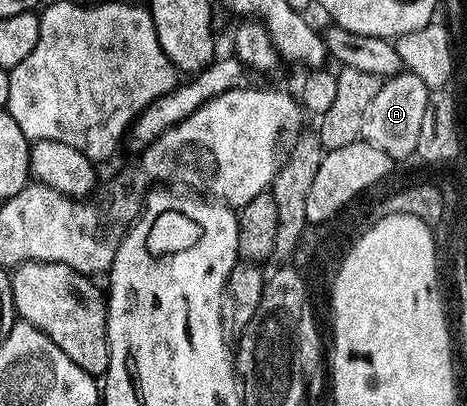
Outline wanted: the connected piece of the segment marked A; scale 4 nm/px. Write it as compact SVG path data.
M405 70L383 79L376 99L368 105L368 111L364 114L362 139L376 146L376 150L384 150L391 161L398 162L408 159L409 156L413 157L418 151L420 126L424 122L424 110L428 106L430 93L431 89L426 88L424 82L416 78L416 74Z

